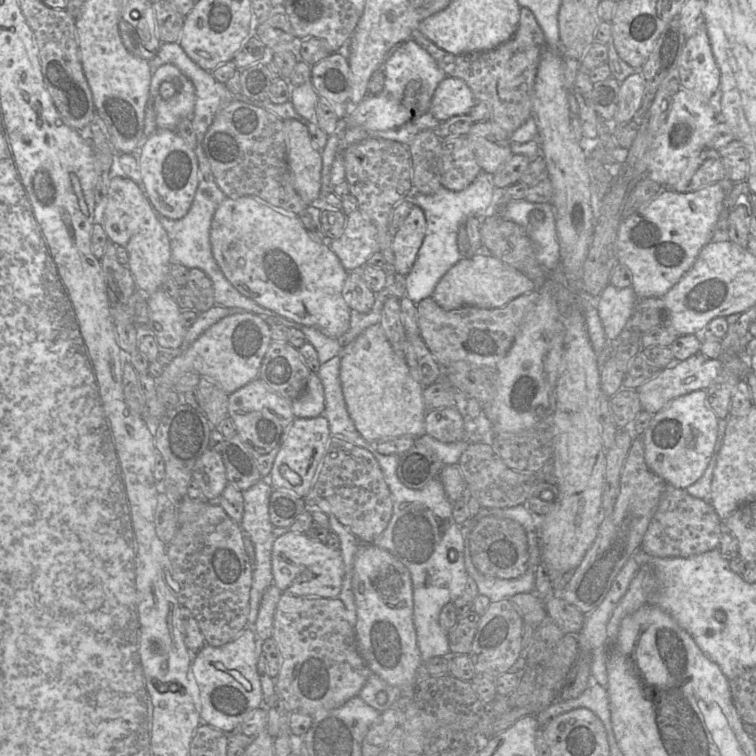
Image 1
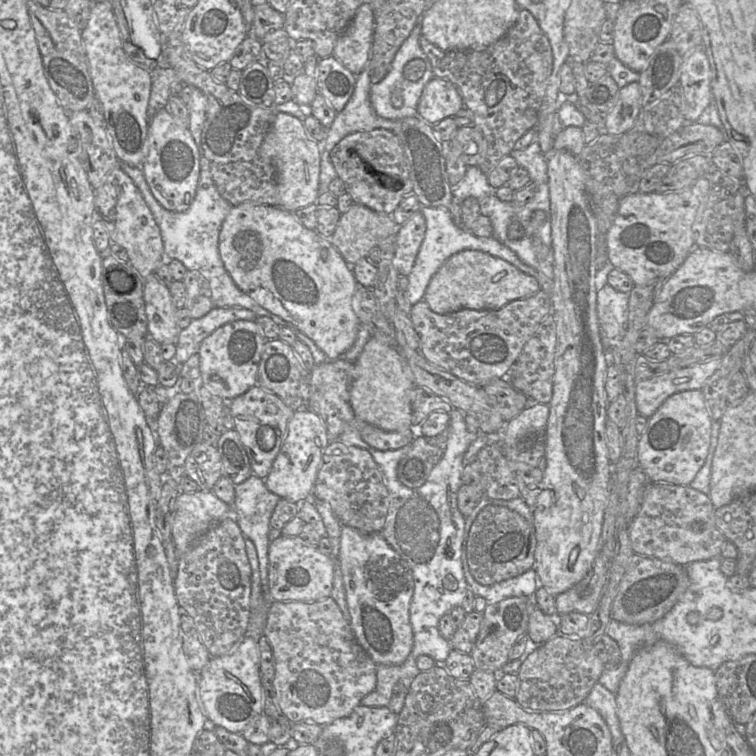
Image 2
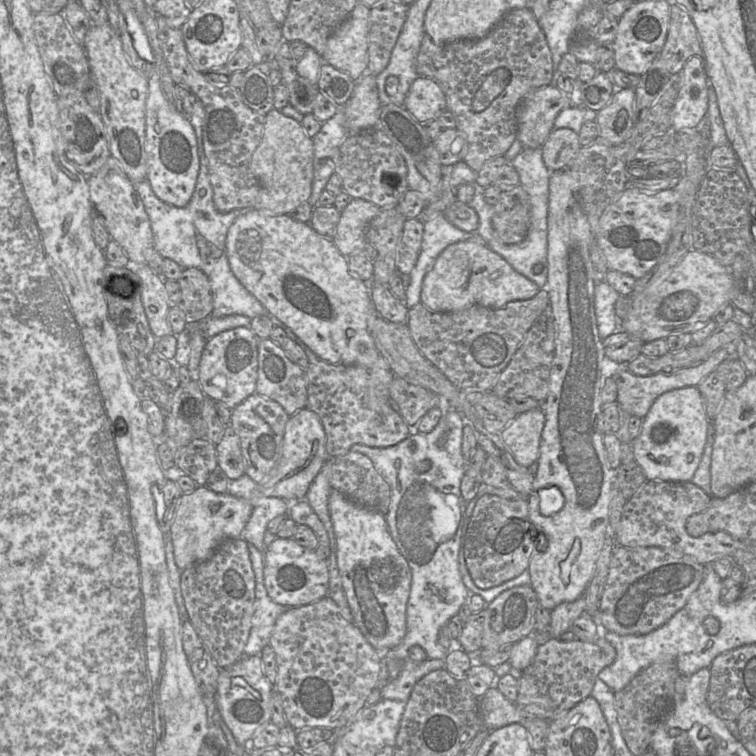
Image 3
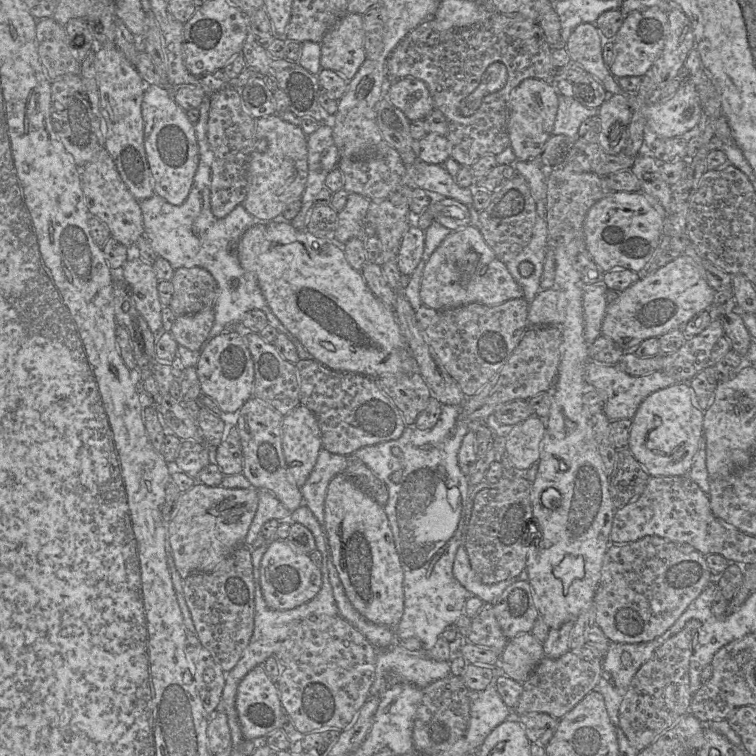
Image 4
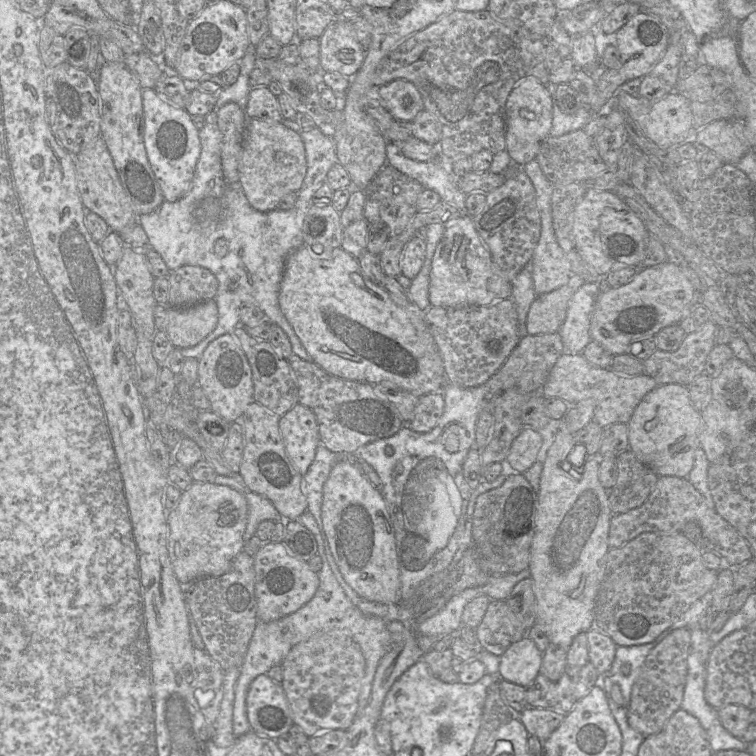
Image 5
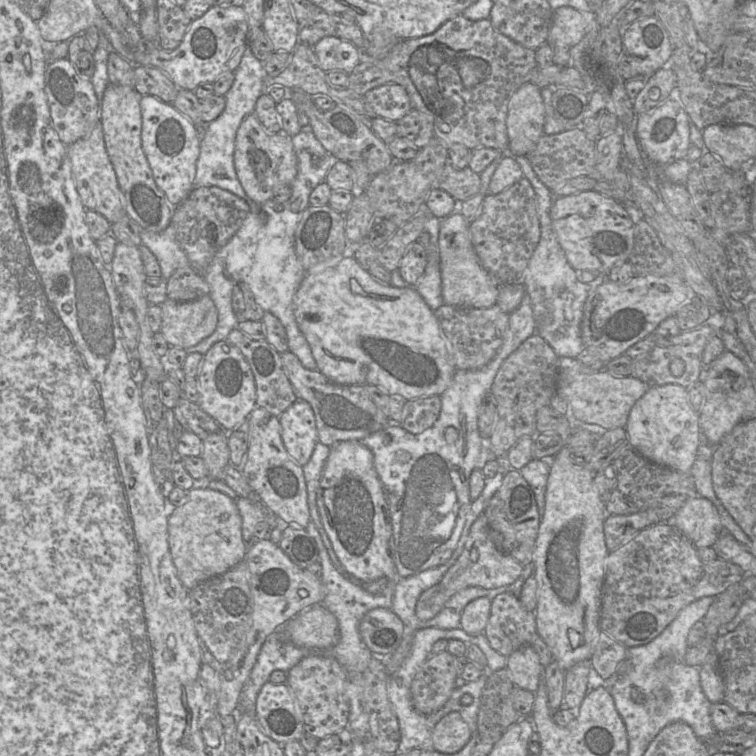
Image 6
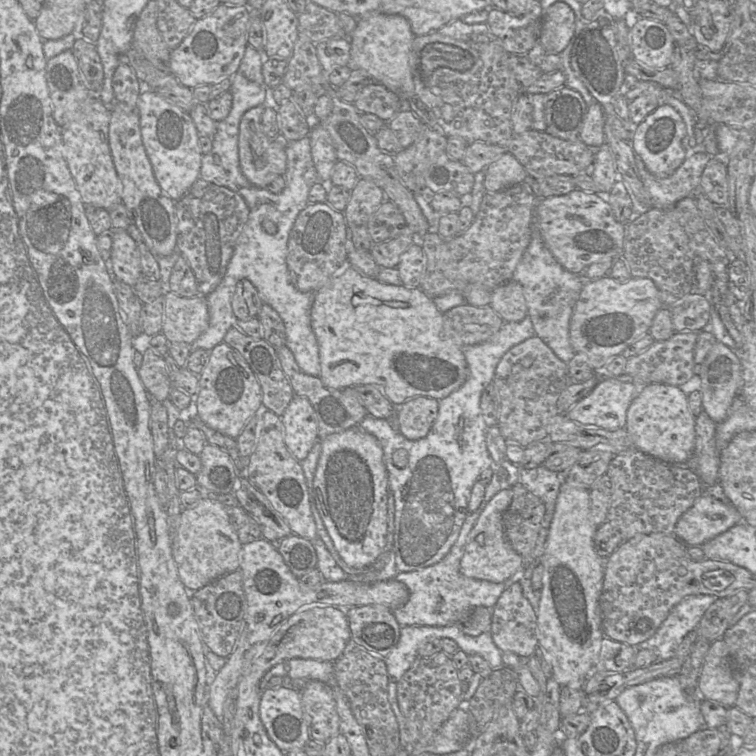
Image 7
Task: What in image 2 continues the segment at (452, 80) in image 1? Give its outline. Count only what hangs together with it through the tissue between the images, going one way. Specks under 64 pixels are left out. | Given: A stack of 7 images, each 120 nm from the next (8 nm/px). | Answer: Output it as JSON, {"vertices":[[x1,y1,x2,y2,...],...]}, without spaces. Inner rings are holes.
{"vertices":[[434,77,424,87,417,115,434,125,446,117,454,117,464,107,457,88,448,80]]}

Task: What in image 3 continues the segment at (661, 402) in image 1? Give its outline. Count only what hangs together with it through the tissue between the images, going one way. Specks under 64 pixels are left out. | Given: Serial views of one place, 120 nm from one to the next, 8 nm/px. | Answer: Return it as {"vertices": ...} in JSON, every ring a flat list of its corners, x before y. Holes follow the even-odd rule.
{"vertices":[[723,347,715,351,706,360,698,365,681,368,671,372,656,373,648,376,638,376,630,372,628,369,622,369,613,375,618,392,616,401,623,412,643,419,648,413,653,402,660,395,667,391,685,386,698,386,699,383,727,357,727,349]]}

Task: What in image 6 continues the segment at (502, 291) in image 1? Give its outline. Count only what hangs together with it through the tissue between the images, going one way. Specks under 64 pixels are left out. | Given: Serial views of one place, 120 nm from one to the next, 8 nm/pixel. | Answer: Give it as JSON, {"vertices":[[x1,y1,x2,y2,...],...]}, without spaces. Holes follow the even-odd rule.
{"vertices":[[459,211,441,221,438,247,444,305,459,308,489,308,496,304,499,286,481,265,471,243,470,222]]}

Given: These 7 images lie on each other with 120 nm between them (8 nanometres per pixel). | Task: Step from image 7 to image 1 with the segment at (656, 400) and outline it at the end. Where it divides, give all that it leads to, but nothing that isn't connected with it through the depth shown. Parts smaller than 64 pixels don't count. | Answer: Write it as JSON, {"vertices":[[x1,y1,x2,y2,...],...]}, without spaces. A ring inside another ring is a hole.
{"vertices":[[695,390,669,402,653,418,640,435,644,444,644,457,648,468,667,484,686,489,704,474,718,434,718,420,707,404,706,390]]}

